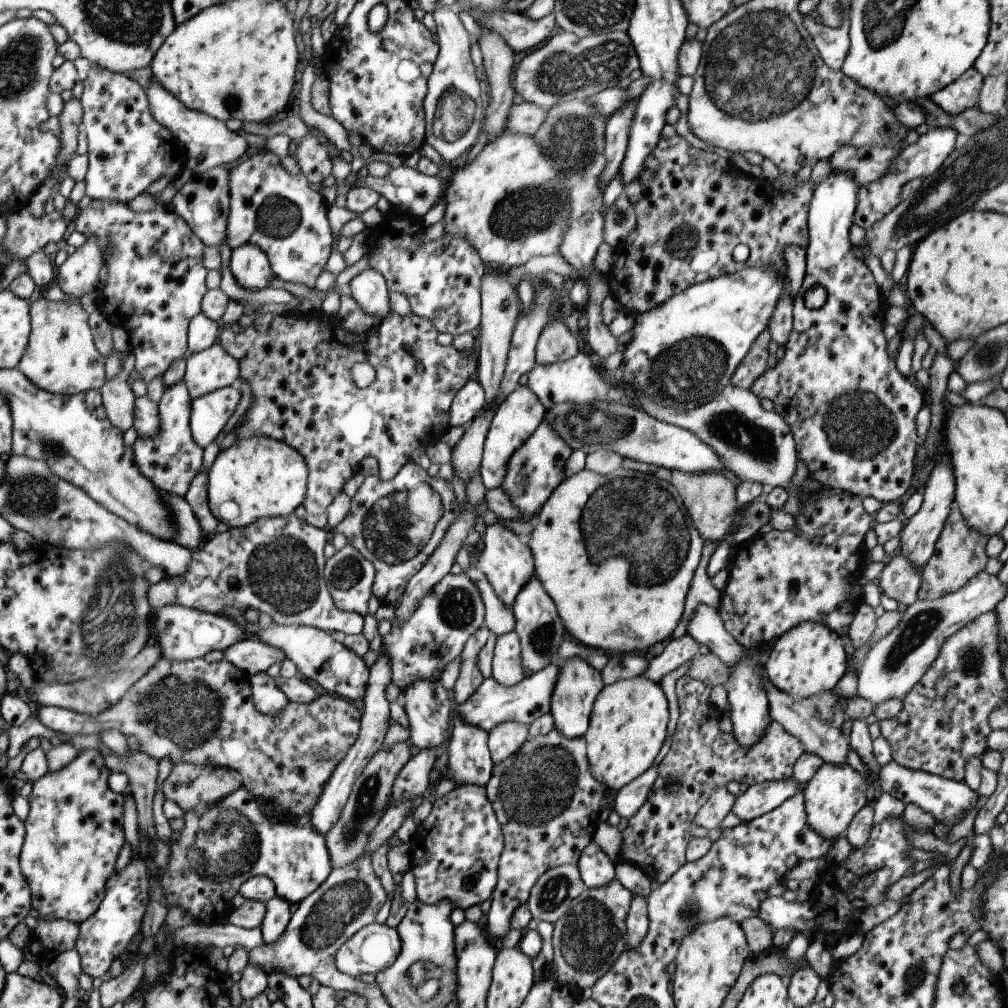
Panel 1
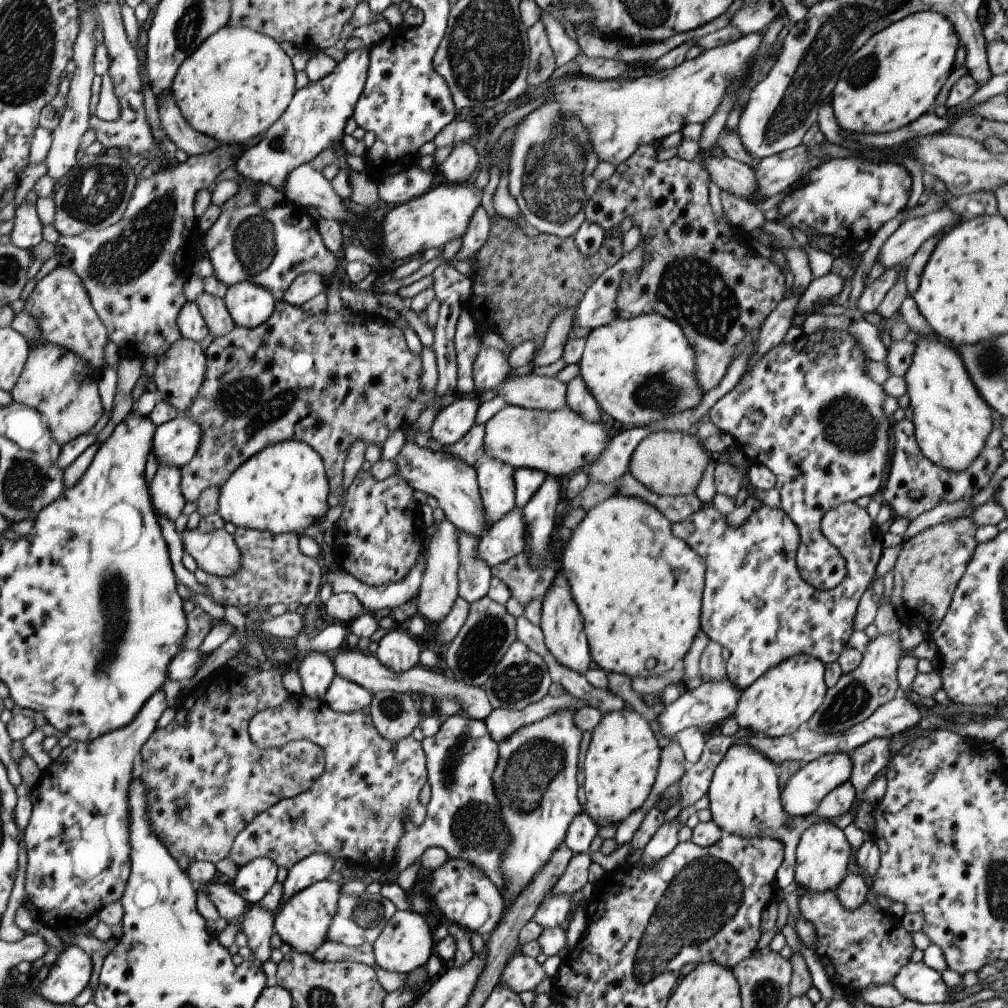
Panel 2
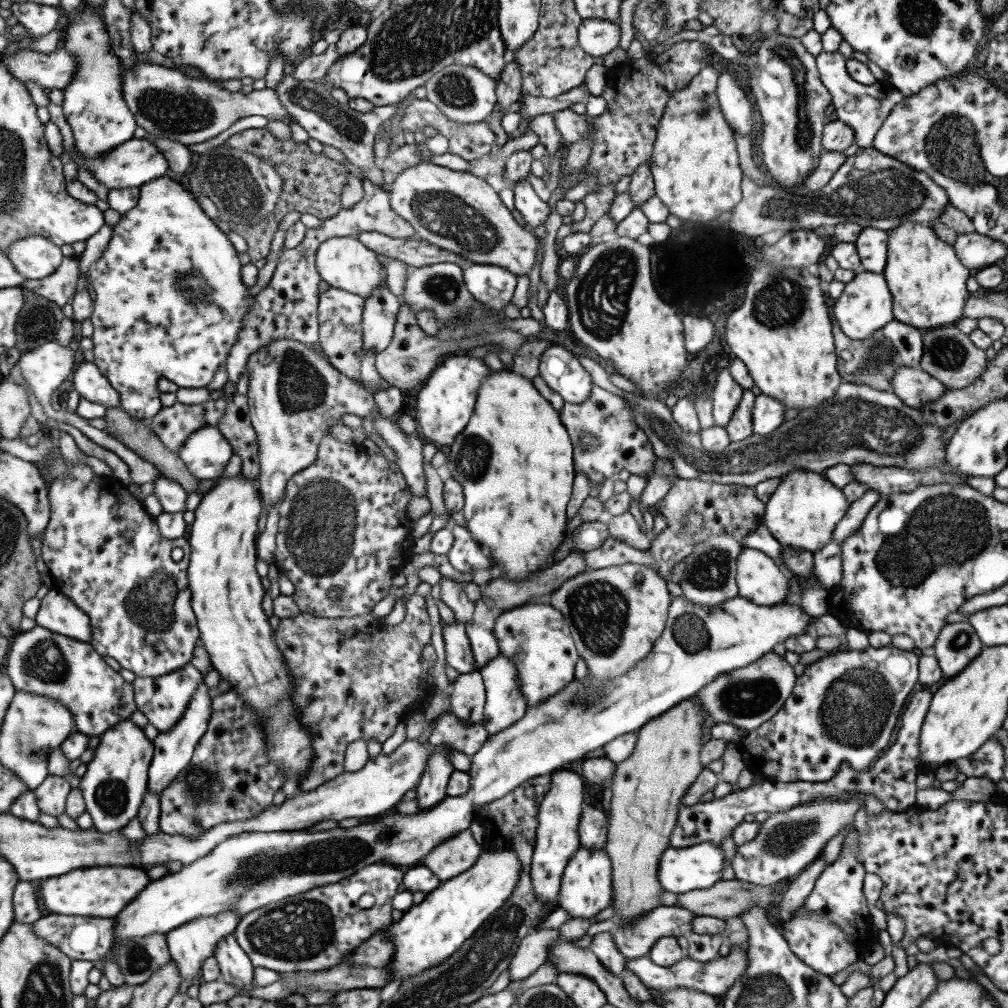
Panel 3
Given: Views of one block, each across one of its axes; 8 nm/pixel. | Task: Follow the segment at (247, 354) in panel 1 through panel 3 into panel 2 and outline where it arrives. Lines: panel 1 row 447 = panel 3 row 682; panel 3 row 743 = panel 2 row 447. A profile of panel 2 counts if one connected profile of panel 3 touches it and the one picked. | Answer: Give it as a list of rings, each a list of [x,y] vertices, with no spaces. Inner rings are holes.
[[[283,300],[275,302],[275,308],[271,313],[271,316],[267,318],[265,322],[259,324],[255,328],[241,328],[240,326],[234,326],[231,332],[214,338],[209,346],[204,350],[205,353],[205,378],[199,386],[199,392],[195,394],[191,406],[184,412],[184,415],[199,425],[201,428],[201,438],[199,438],[199,446],[193,454],[193,458],[179,467],[179,490],[186,502],[195,502],[199,494],[205,490],[205,488],[217,486],[220,487],[235,468],[239,468],[243,462],[245,462],[250,456],[253,456],[256,452],[263,450],[266,446],[283,442],[283,441],[301,441],[310,446],[319,456],[322,458],[324,471],[326,474],[328,486],[327,506],[329,508],[335,508],[339,502],[341,502],[341,494],[343,494],[342,484],[342,468],[343,462],[345,462],[345,456],[347,456],[347,448],[355,442],[355,440],[363,440],[366,445],[375,444],[382,448],[385,438],[398,428],[405,429],[412,422],[417,420],[421,410],[425,408],[435,408],[437,412],[443,407],[447,406],[452,400],[452,394],[445,394],[441,398],[437,398],[434,390],[421,390],[419,386],[419,376],[421,376],[421,358],[415,356],[407,349],[405,345],[405,338],[403,338],[403,332],[400,328],[387,324],[385,320],[376,318],[372,315],[365,314],[353,314],[353,312],[341,307],[339,312],[335,314],[329,314],[327,312],[321,312],[321,314],[311,315],[305,314],[301,310],[300,306],[289,304]]]

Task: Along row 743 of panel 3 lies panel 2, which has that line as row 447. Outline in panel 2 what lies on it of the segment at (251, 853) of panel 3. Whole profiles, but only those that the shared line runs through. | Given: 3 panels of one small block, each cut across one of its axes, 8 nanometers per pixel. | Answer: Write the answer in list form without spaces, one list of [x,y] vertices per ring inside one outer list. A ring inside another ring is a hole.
[[[505,405],[484,423],[484,456],[509,468],[532,468],[565,479],[571,470],[591,464],[607,448],[613,431],[609,424],[589,422],[569,407],[547,412]]]

